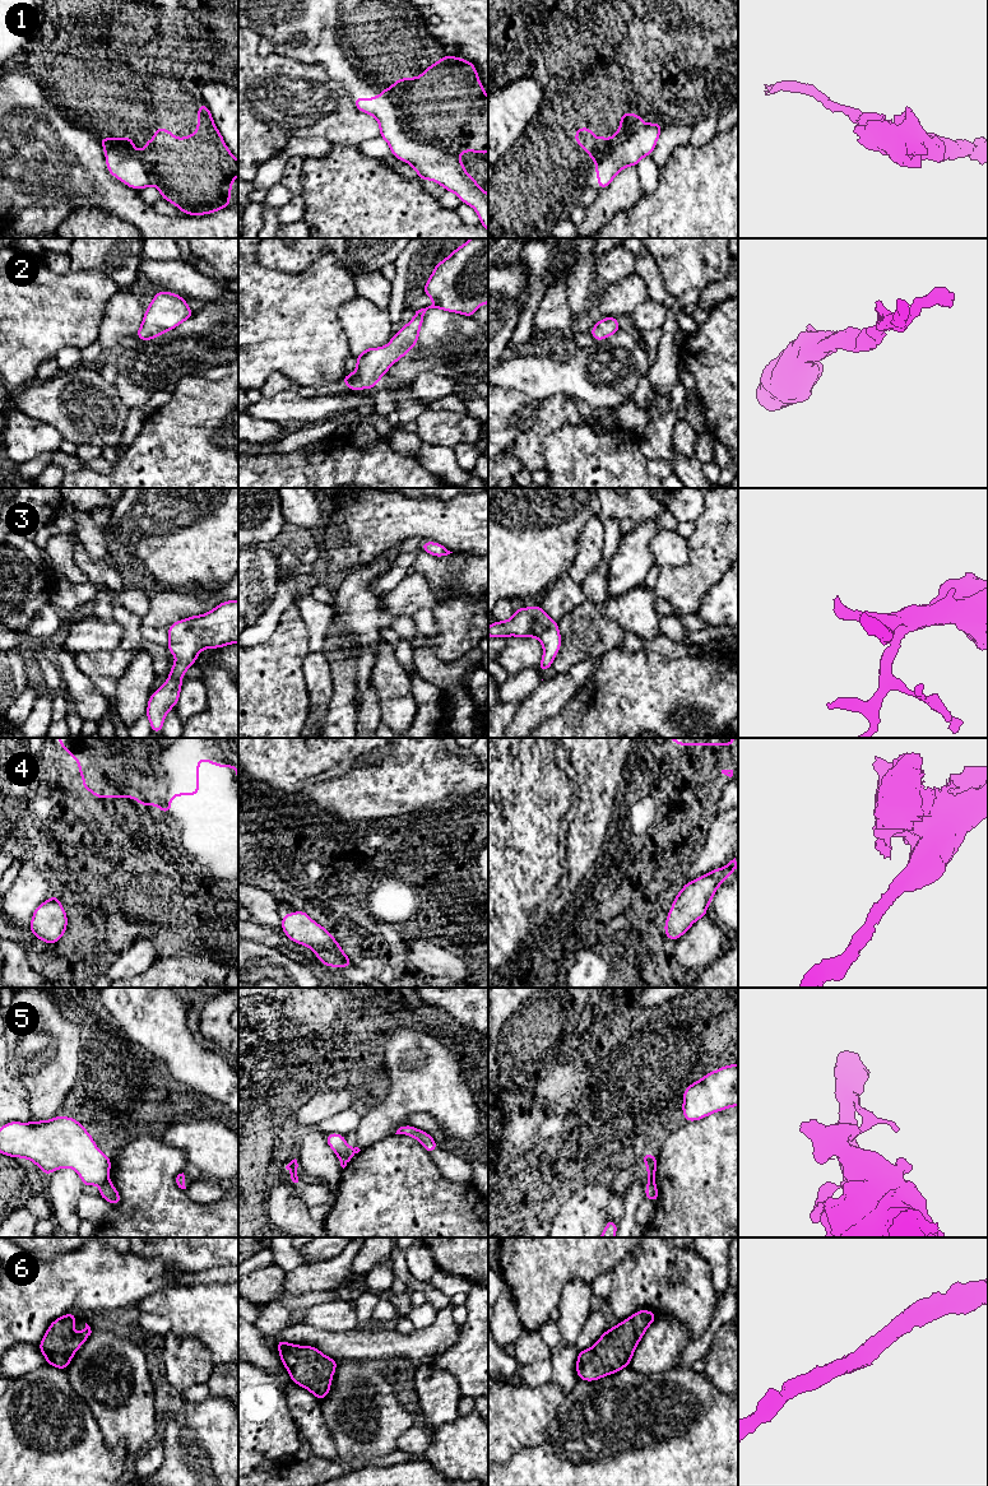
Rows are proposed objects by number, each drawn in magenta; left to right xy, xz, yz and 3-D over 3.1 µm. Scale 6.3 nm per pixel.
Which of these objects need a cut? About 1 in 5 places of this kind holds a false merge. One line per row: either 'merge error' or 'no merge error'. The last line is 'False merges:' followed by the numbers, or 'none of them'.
1: no merge error
2: no merge error
3: no merge error
4: no merge error
5: merge error
6: no merge error
False merges: 5

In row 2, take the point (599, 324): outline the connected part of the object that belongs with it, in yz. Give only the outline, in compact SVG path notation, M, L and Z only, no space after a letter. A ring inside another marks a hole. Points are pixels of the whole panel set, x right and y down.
M608 316L598 321L594 328L590 330L590 335L600 342L607 336L614 335L620 330L620 324L614 316Z

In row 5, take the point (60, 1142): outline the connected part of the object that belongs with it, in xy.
M69 1116L4 1124L0 1153L31 1160L46 1176L70 1167L79 1174L84 1187L103 1184L111 1169L111 1158L98 1150L84 1127Z

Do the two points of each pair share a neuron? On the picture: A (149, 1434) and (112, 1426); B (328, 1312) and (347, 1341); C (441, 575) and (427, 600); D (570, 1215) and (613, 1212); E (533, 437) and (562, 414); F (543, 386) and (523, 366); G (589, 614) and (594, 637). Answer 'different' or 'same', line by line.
A: same
B: different
C: different
D: different
E: same
F: same
G: same

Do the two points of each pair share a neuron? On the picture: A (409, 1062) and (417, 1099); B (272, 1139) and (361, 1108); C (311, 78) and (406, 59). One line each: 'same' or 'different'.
A: same
B: same
C: different

